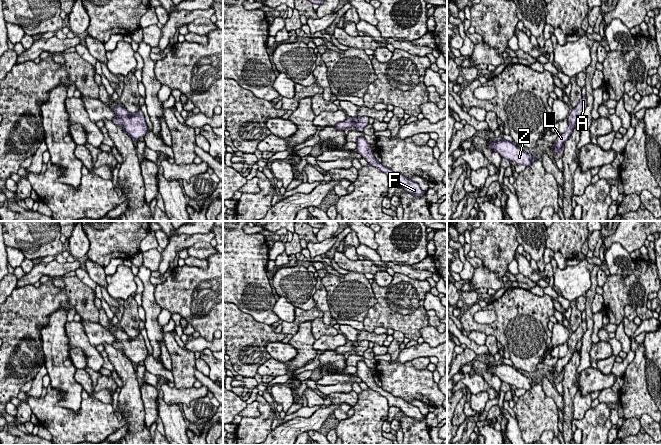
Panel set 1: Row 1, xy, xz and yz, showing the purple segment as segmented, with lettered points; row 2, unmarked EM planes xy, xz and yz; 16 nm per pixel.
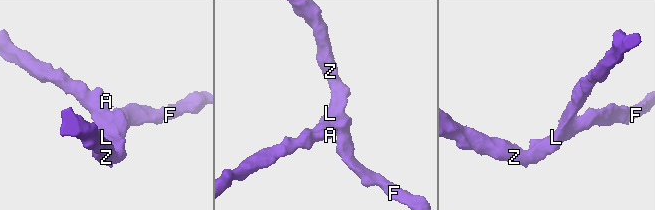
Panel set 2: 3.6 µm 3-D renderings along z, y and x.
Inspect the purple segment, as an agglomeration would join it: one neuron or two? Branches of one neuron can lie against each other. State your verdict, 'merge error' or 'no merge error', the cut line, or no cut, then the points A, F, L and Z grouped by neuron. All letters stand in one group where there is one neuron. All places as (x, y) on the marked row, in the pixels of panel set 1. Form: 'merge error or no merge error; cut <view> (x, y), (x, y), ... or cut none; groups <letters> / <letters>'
no merge error; cut none; groups A F L Z

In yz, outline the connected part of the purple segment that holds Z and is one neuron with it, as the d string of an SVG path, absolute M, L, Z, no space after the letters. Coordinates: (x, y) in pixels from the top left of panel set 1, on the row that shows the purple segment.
M495 139L491 142L487 142L487 145L495 152L499 153L502 158L506 158L509 161L514 161L518 165L529 166L535 156L528 154L520 149L513 141Z

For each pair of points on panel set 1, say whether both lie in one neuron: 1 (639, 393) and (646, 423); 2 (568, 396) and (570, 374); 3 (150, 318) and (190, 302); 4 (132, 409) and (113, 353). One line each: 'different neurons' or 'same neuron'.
1: different neurons
2: same neuron
3: different neurons
4: same neuron

